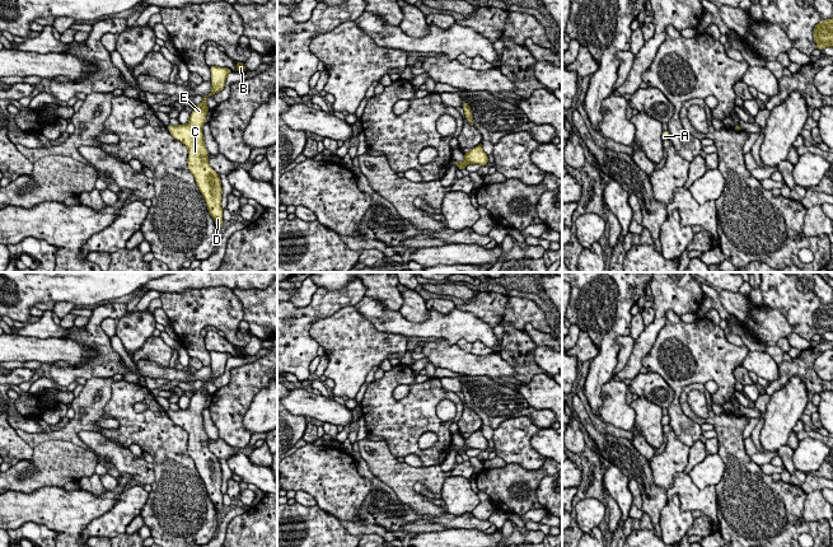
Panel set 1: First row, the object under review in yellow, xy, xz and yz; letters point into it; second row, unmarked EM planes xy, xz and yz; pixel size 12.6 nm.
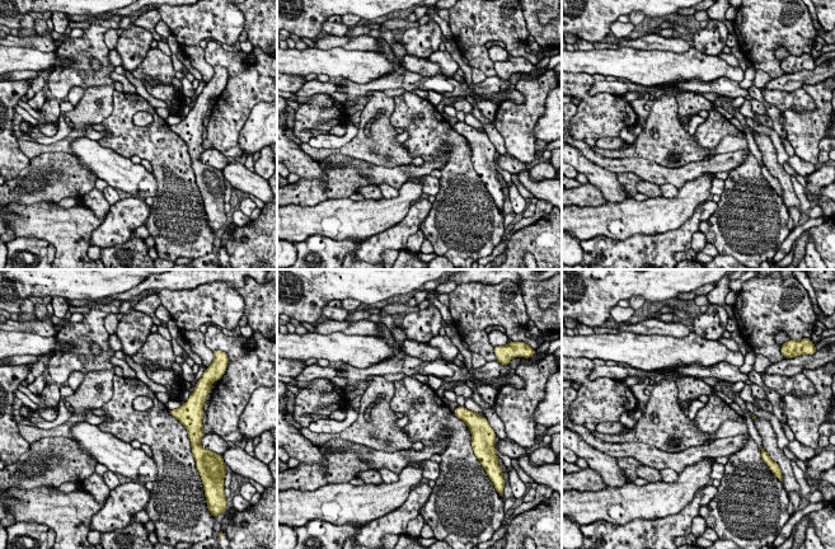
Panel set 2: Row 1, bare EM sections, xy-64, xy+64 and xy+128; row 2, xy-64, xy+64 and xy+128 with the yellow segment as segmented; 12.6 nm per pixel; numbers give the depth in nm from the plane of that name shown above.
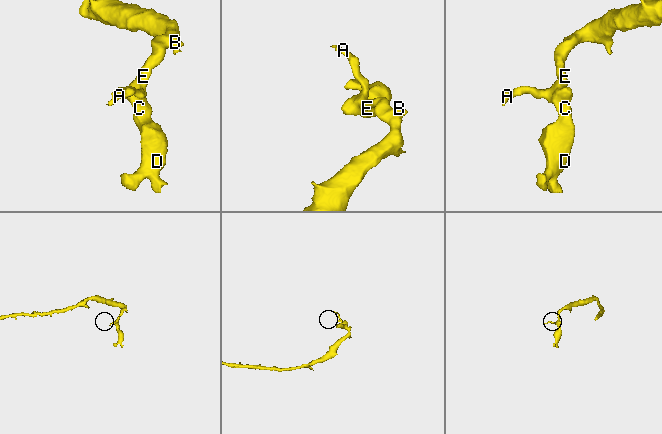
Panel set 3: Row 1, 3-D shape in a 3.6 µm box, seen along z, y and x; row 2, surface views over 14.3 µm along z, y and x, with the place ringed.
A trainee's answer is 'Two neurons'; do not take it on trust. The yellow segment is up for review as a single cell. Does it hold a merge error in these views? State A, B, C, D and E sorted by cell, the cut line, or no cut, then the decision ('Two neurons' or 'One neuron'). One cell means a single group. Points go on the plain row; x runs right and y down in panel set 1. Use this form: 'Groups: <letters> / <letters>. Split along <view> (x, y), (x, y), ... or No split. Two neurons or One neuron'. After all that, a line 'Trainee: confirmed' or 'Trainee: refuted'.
Groups: A B C D E. No split. One neuron
Trainee: refuted

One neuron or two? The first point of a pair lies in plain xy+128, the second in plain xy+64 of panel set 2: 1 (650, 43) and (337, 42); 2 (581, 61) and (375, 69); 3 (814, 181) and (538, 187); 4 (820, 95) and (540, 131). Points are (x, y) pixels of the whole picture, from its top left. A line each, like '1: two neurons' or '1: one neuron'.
1: one neuron
2: one neuron
3: two neurons
4: two neurons

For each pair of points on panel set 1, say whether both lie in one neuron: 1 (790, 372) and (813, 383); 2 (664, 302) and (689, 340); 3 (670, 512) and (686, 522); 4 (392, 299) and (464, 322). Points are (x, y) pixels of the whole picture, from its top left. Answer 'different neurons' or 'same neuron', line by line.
1: same neuron
2: different neurons
3: same neuron
4: different neurons

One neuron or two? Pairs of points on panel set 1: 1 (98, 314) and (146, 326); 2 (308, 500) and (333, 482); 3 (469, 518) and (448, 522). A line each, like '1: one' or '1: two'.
1: two
2: two
3: one

